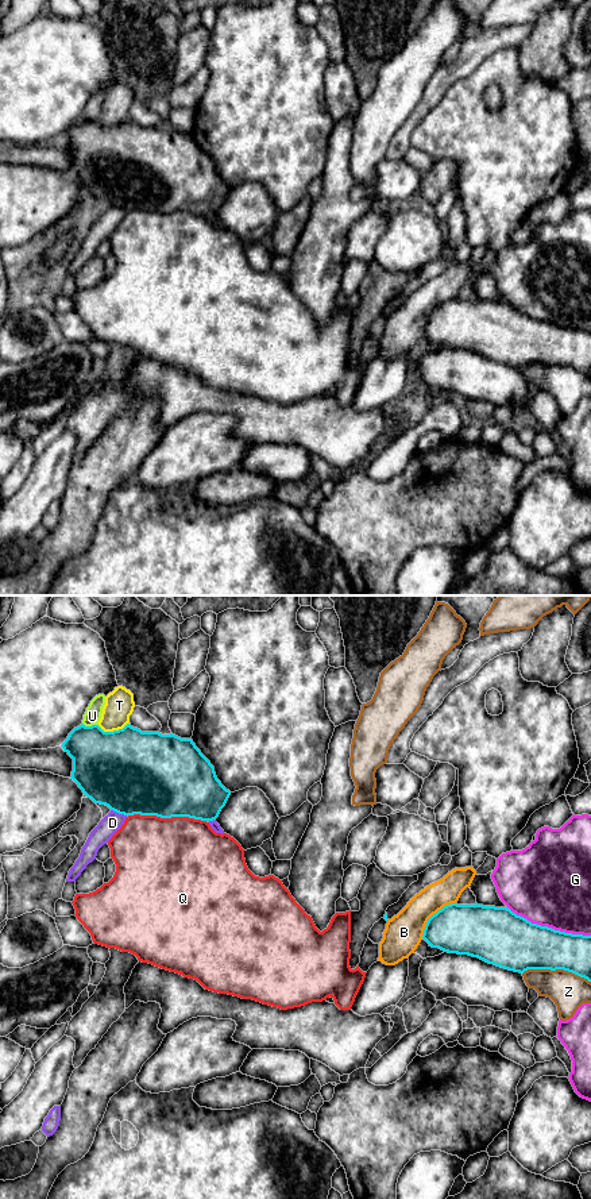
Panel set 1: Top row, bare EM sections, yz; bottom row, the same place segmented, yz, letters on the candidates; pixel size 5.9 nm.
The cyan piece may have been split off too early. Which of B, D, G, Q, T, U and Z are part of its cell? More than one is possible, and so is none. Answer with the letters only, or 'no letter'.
no letter

